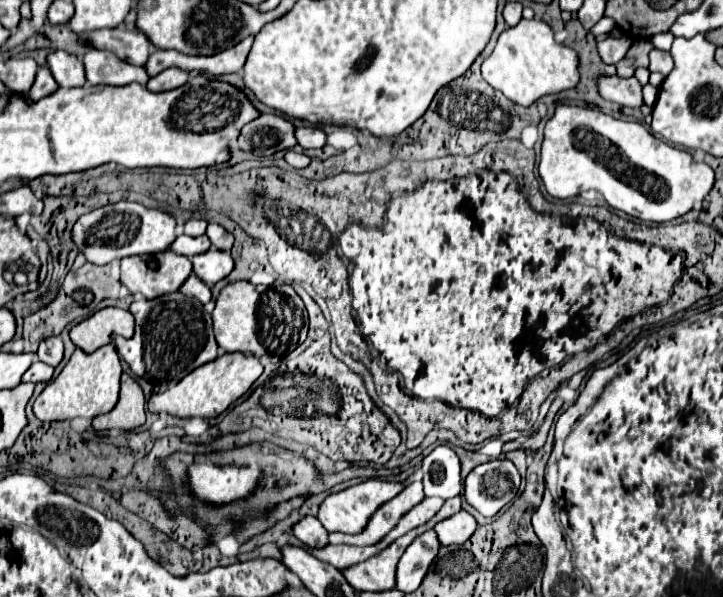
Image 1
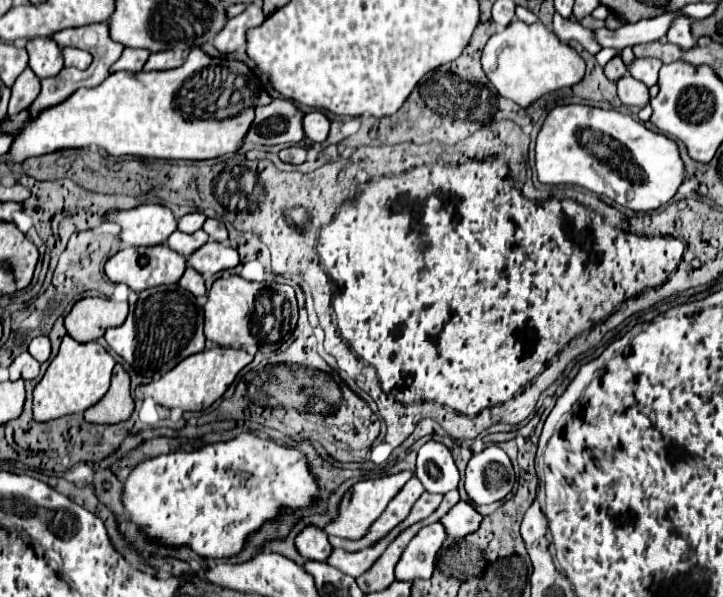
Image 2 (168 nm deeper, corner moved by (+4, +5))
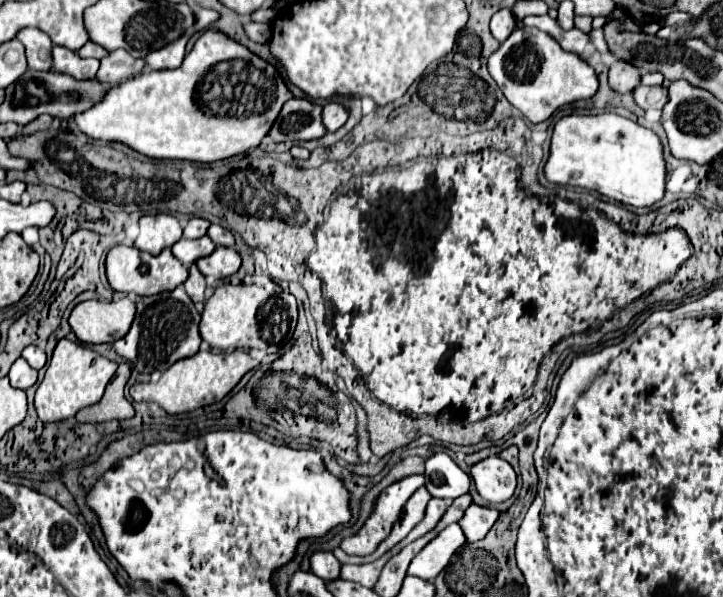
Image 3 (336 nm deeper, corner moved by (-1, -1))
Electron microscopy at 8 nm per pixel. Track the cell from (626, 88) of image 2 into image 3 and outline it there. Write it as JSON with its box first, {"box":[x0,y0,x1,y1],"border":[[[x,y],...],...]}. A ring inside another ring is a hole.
{"box":[633,85,667,109],"border":[[[637,85],[633,89],[633,97],[637,107],[641,109],[661,109],[667,101],[667,89],[665,87],[645,87],[645,85]]]}

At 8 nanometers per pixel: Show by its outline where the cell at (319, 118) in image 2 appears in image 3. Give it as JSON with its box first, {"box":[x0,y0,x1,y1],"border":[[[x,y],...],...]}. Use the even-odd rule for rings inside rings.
{"box":[323,101,347,133],"border":[[[333,101],[333,103],[327,103],[323,107],[323,125],[325,125],[325,129],[329,133],[333,133],[339,127],[343,127],[345,121],[347,121],[347,111],[345,111],[343,105],[339,105],[339,103]]]}

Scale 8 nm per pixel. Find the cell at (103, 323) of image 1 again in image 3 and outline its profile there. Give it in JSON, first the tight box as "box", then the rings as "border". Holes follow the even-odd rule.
{"box":[69,297,135,343],"border":[[[125,297],[119,301],[83,301],[69,317],[71,331],[81,343],[113,343],[127,335],[135,317],[135,303]]]}

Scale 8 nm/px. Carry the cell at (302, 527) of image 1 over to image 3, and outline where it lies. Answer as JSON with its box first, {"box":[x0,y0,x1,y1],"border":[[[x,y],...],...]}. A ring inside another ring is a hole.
{"box":[311,551,341,581],"border":[[[315,551],[311,555],[311,571],[323,581],[333,581],[339,577],[341,563],[335,559],[331,551]]]}

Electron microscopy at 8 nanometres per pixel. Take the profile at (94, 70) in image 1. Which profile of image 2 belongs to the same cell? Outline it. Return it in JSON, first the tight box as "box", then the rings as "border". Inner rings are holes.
{"box":[62,47,92,69],"border":[[[62,47],[62,55],[64,55],[64,65],[66,65],[66,67],[86,69],[86,67],[92,63],[92,55],[90,55],[88,51],[82,51],[82,49]]]}

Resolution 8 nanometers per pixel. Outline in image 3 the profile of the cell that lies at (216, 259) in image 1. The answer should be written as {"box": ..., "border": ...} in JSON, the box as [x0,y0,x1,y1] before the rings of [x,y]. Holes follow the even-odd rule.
{"box":[197,247,241,279],"border":[[[217,247],[213,251],[213,255],[207,255],[205,259],[199,259],[197,267],[199,267],[199,271],[205,277],[211,275],[215,279],[223,279],[223,277],[229,277],[229,275],[233,275],[233,273],[239,271],[241,257],[239,257],[239,253],[235,249]]]}

